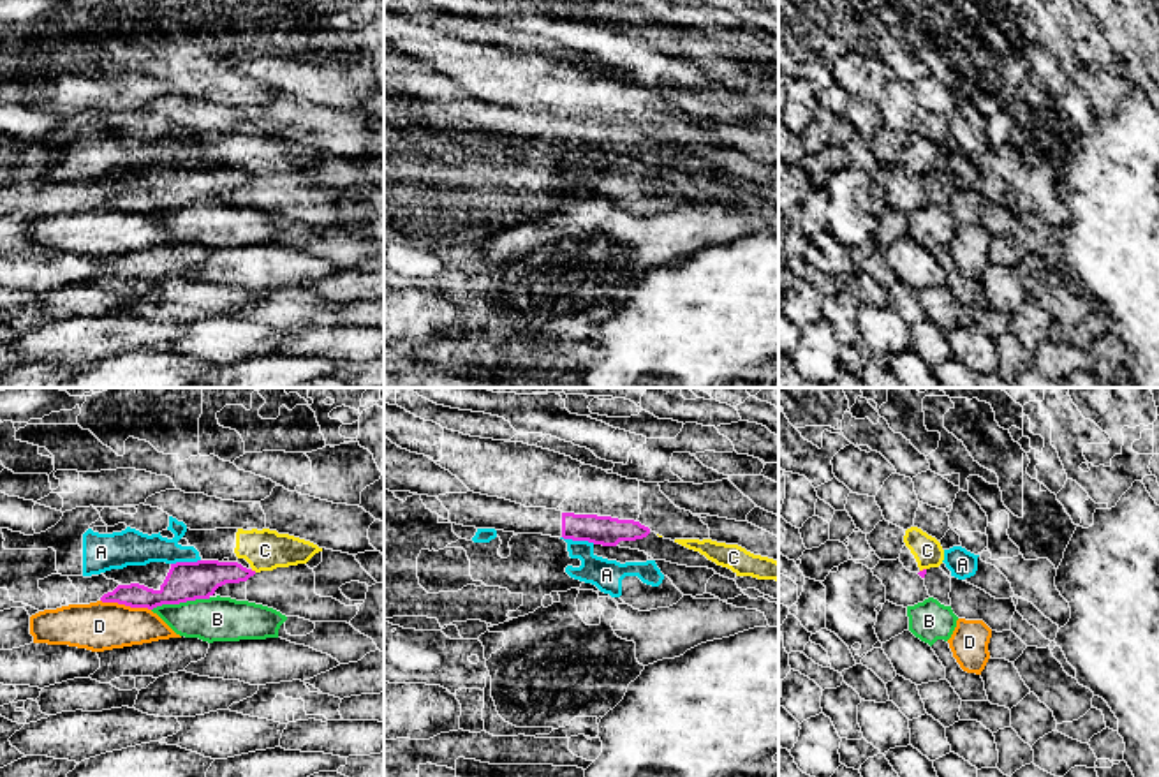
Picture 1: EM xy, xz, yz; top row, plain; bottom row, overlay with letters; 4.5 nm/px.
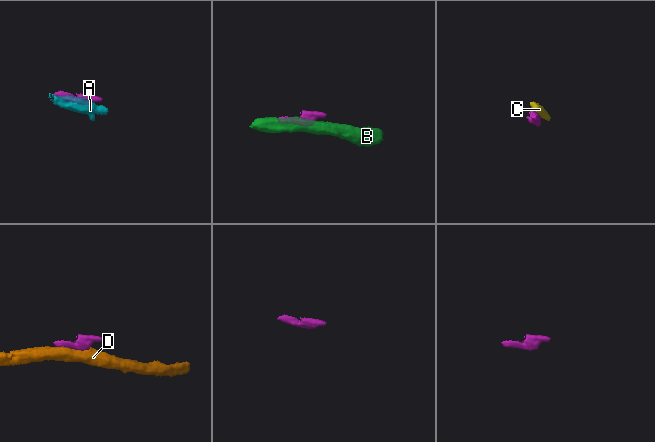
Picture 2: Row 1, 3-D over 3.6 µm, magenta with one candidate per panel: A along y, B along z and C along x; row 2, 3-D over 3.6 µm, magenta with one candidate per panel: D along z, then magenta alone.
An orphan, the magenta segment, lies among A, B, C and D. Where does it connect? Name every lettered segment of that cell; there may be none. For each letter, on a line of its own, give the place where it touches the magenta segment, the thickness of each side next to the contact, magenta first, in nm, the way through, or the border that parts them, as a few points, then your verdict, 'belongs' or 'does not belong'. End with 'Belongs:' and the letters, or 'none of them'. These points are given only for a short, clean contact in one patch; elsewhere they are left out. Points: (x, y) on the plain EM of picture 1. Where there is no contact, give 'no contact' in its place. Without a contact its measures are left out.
A: meets magenta in xz at (578, 145); 140 nm thick on the magenta side, 140 nm on the other; border along xz (562, 141), (594, 148); does not belong
B: meets magenta in xy at (180, 207); 180 nm thick on the magenta side, 200 nm on the other; does not belong
C: meets magenta in xy at (254, 177); 170 nm thick on the magenta side, 190 nm on the other; border along xy (250, 175), (256, 177); does not belong
D: meets magenta in xy at (125, 210); 140 nm thick on the magenta side, 220 nm on the other; does not belong
Belongs: none of them

